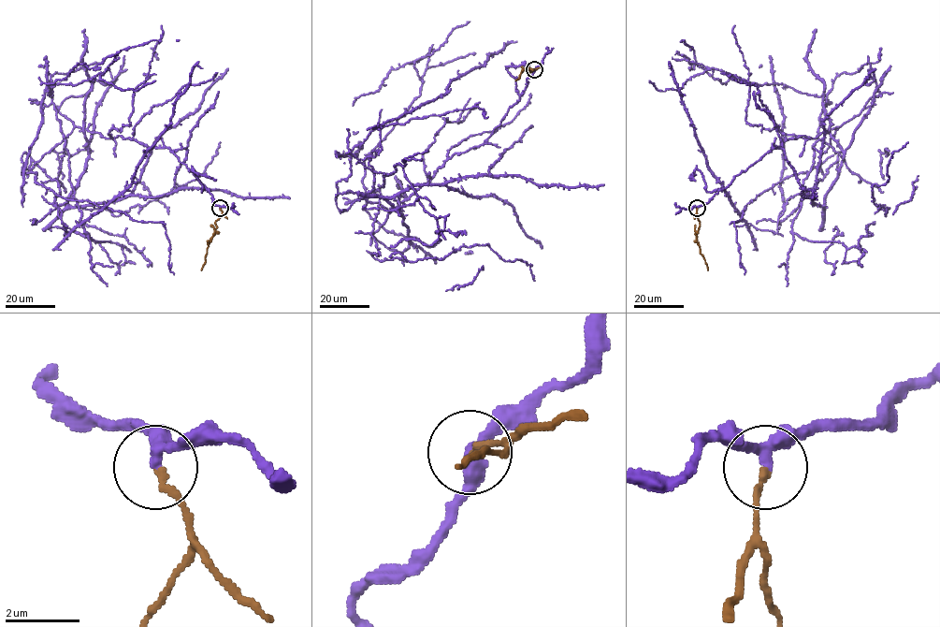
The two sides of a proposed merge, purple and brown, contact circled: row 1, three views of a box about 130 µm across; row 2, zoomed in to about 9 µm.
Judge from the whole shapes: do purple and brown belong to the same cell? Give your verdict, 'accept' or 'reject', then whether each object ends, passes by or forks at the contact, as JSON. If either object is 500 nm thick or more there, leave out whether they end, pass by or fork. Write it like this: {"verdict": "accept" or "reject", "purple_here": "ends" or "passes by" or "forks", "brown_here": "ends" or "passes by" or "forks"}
{"verdict": "reject", "purple_here": "passes by", "brown_here": "ends"}

